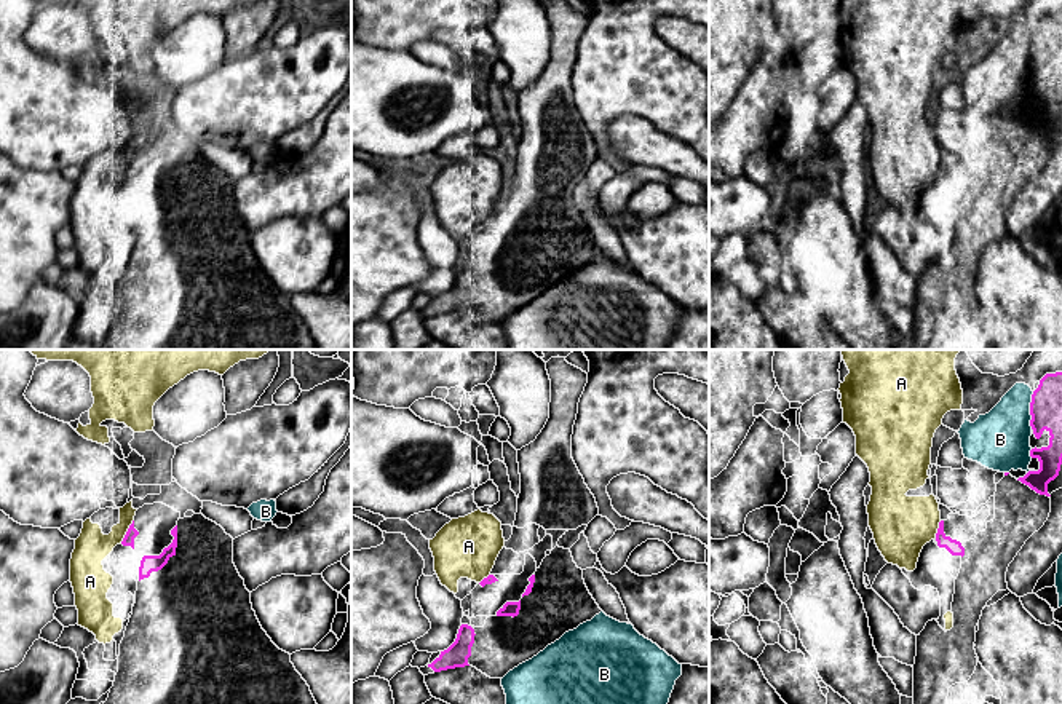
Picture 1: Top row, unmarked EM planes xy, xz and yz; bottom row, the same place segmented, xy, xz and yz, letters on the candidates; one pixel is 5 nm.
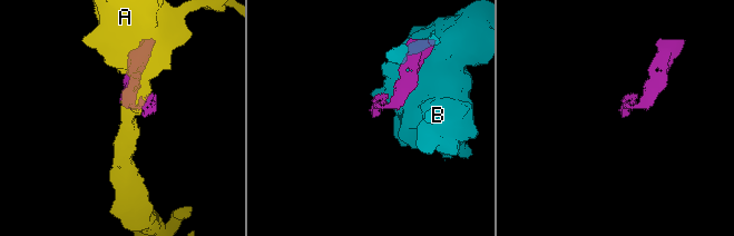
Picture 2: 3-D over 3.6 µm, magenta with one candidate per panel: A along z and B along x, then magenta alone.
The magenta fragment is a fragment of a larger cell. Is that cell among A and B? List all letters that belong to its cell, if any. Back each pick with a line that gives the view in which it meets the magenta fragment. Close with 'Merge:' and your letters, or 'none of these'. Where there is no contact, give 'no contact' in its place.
Merge: none of these

